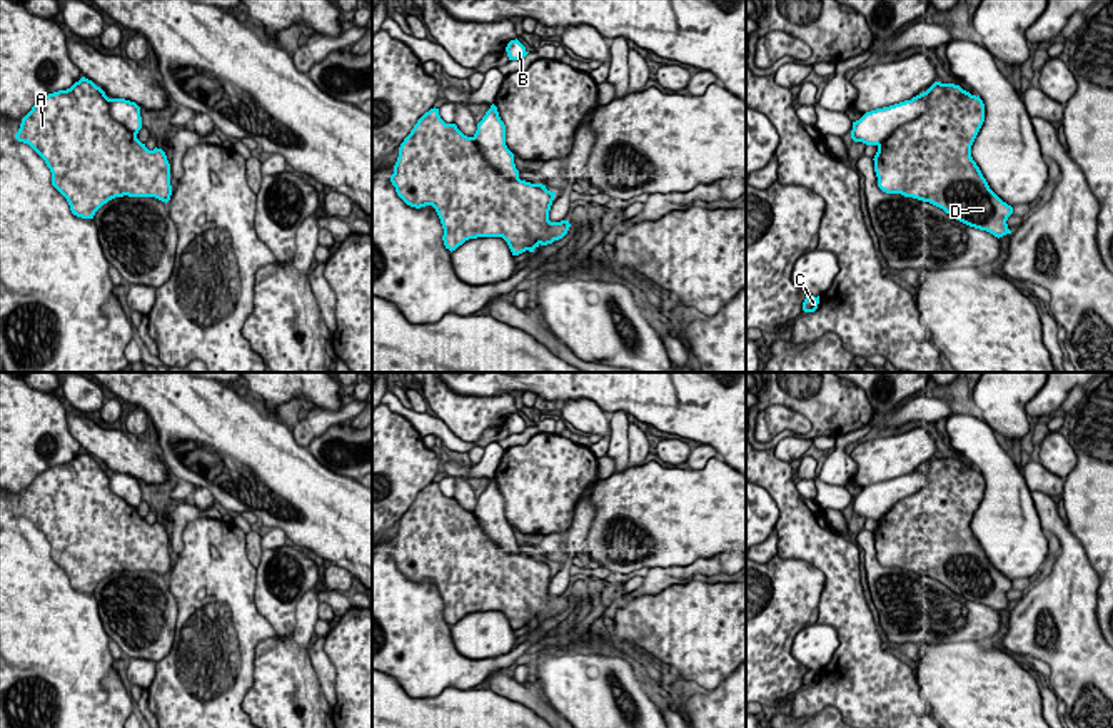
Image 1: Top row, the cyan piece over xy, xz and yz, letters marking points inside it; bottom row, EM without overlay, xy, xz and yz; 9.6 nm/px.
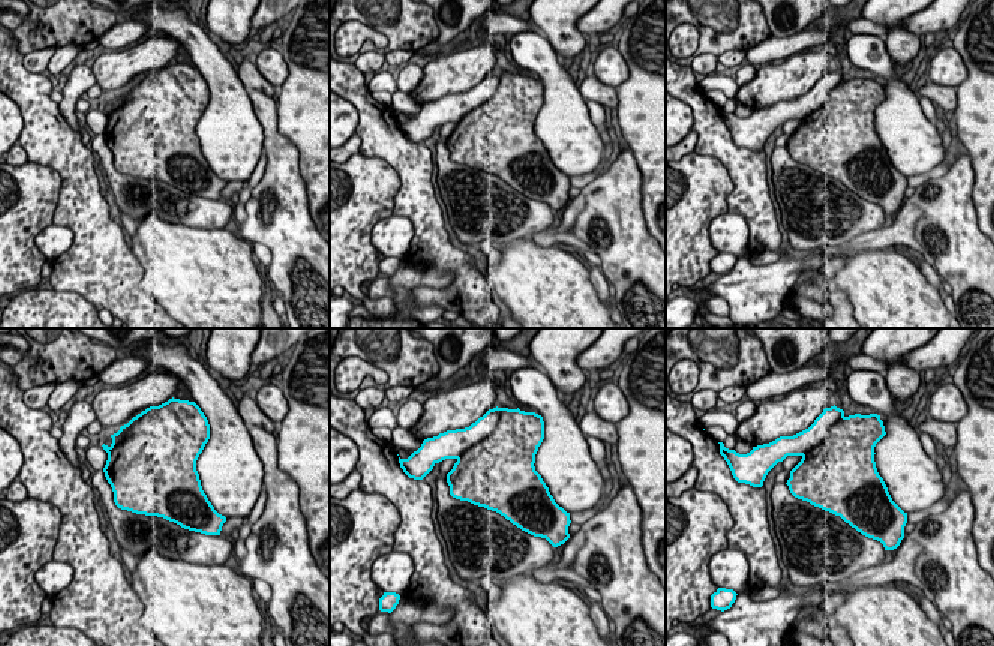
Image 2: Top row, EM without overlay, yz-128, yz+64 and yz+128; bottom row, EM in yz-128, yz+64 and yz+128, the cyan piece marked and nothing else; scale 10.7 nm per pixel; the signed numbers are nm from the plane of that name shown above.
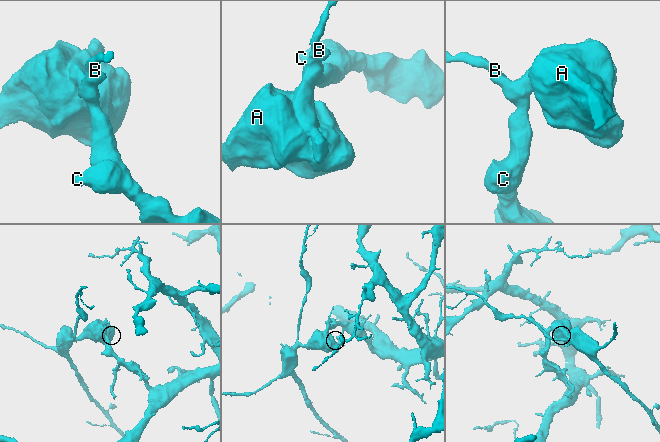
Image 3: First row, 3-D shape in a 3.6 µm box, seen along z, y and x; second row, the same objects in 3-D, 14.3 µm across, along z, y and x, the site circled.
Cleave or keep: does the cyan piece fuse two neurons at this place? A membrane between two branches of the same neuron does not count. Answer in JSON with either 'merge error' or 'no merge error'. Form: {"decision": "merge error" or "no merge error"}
{"decision": "merge error"}

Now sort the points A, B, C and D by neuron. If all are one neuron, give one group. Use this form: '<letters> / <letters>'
A D / B C

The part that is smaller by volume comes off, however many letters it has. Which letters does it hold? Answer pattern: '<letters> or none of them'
A, D

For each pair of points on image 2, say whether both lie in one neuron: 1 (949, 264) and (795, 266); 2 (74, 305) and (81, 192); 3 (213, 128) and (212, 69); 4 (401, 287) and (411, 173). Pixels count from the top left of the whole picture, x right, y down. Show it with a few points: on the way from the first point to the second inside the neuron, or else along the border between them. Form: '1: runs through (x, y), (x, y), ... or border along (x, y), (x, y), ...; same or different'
1: runs through (933, 227), (918, 227), (861, 242), (840, 252); same
2: border along (53, 288), (80, 293), (99, 311); different
3: runs through (219, 113), (219, 84); same
4: border along (401, 260), (420, 270), (437, 269); different

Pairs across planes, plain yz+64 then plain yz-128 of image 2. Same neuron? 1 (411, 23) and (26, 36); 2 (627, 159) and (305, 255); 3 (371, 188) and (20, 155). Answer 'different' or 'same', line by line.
1: same
2: same
3: different

